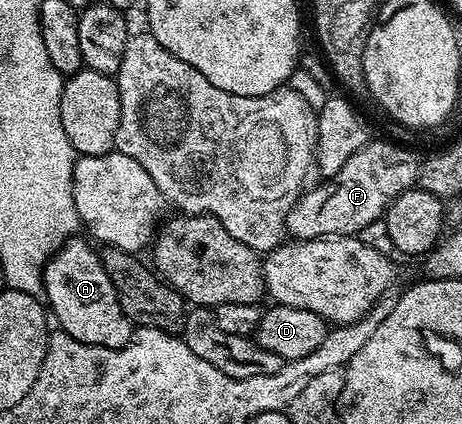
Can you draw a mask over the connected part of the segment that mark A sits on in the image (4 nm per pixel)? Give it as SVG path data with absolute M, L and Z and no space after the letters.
M75 235L50 256L42 272L44 301L53 320L54 317L58 320L57 328L72 335L72 339L80 339L80 343L92 343L96 347L123 349L130 342L135 326L131 325L128 315L124 315L120 299L116 299L116 287L112 287L112 279L108 279L108 271L104 271L99 250L94 250L93 247L95 248L85 236Z

